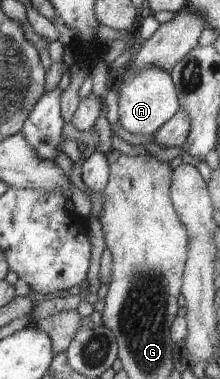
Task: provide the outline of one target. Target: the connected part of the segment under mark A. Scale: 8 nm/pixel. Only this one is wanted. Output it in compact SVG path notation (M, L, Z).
M152 67L135 75L129 70L119 74L119 122L123 129L138 135L155 135L181 109L178 90L171 72Z

